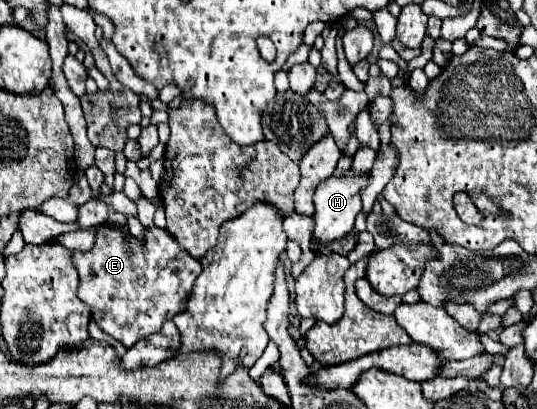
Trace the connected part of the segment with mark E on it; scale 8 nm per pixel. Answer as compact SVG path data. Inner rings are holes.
M103 225L97 231L95 247L87 253L81 253L81 251L73 253L73 263L81 279L79 291L77 291L79 299L91 307L91 313L97 325L111 337L125 343L125 347L135 345L141 337L159 333L165 319L173 319L177 313L181 313L187 305L195 279L201 275L201 263L189 253L185 253L185 249L177 245L171 233L159 227L153 227L151 231L147 231L145 245L141 245L137 239L131 239L131 243L125 243L119 229L111 225Z

